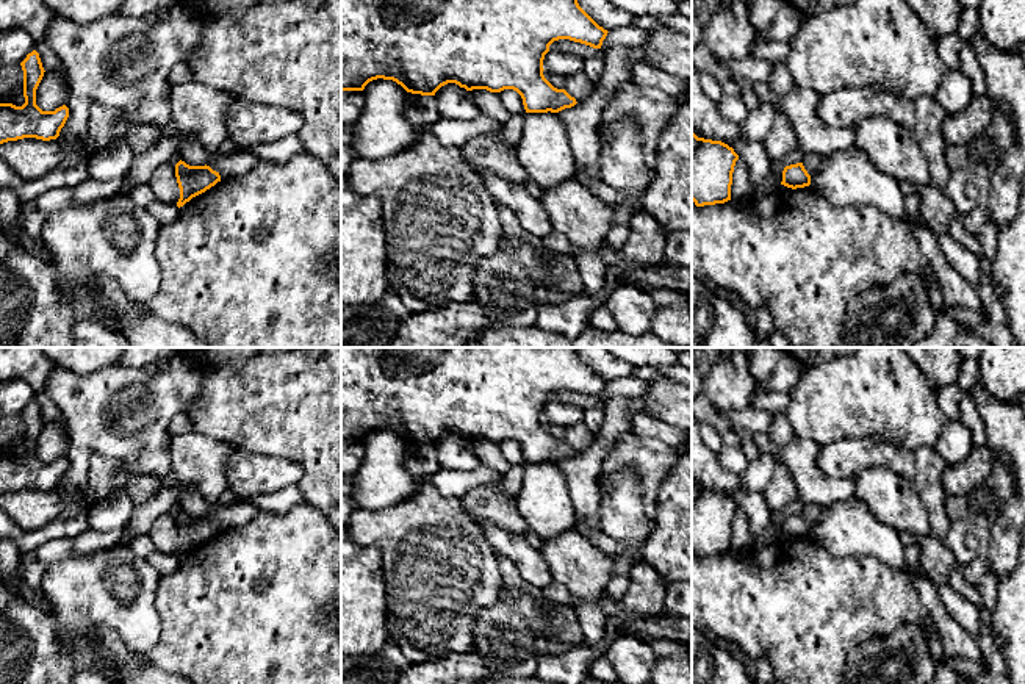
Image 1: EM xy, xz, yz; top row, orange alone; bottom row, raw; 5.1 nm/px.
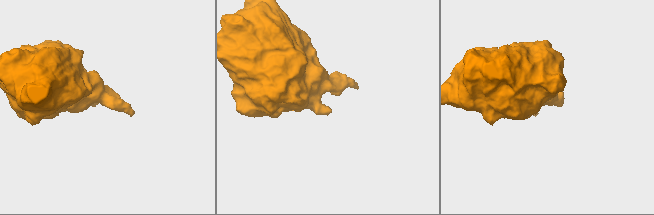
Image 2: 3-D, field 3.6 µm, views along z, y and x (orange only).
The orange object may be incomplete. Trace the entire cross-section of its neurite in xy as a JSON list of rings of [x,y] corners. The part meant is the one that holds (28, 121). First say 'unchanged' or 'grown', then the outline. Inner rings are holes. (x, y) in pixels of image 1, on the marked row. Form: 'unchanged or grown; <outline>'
unchanged; [[[36,50],[28,53],[20,66],[25,103],[0,103],[0,144],[23,138],[56,139],[69,117],[69,108],[63,105],[55,111],[42,111],[36,105],[36,89],[45,72]]]

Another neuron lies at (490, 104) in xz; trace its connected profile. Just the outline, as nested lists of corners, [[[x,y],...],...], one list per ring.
[[[473,89],[469,91],[473,102],[482,111],[498,122],[504,124],[512,116],[502,103],[499,92],[490,92],[487,89]]]

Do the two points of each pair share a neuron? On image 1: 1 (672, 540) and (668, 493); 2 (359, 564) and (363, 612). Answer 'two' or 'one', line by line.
1: one
2: one

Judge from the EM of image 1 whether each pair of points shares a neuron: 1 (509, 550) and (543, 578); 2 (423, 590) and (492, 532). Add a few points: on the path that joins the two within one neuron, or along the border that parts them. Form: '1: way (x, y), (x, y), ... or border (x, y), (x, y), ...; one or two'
1: way (517, 551), (535, 570); one
2: border (474, 518), (487, 543), (496, 553); two

